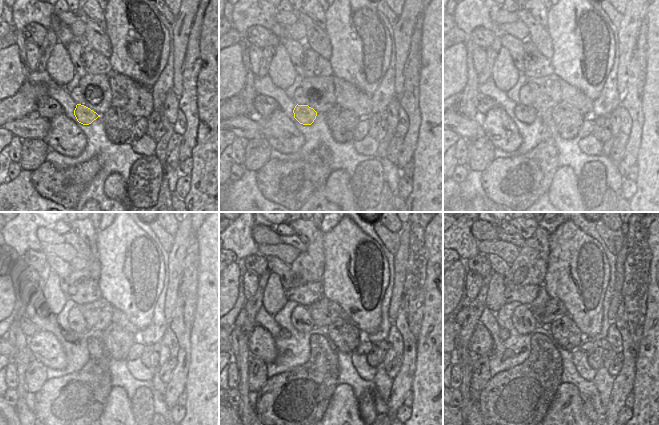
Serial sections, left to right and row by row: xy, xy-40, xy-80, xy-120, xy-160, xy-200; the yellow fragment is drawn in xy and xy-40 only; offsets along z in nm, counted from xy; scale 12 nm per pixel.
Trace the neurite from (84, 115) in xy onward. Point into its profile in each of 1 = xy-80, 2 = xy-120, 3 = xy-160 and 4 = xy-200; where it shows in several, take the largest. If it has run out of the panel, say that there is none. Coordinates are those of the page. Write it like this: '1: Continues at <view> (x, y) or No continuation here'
1: Continues at xy-80 (527, 114)
2: Continues at xy-120 (70, 336)
3: Continues at xy-160 (283, 333)
4: Continues at xy-200 (504, 333)

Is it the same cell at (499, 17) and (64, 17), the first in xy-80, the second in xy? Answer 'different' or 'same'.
same

